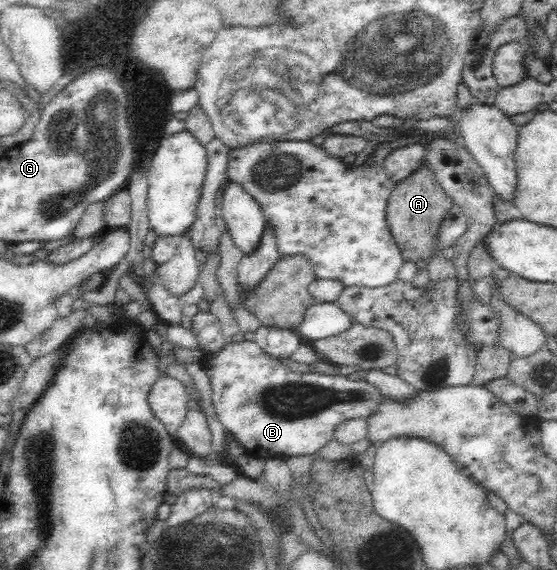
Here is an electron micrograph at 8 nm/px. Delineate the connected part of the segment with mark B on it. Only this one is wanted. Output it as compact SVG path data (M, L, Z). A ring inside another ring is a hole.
M255 340L227 344L216 352L205 353L204 358L201 358L199 363L204 368L204 371L206 371L207 379L211 385L211 406L213 406L213 411L217 421L222 423L223 429L226 432L230 432L230 436L233 437L233 440L239 442L239 445L243 447L244 453L249 458L285 457L287 459L293 456L315 453L316 451L319 451L321 447L325 447L325 445L333 439L333 433L335 433L337 425L342 421L356 417L371 417L371 415L375 415L375 413L379 411L386 401L384 394L381 393L376 385L367 382L367 380L351 380L349 379L349 376L341 374L329 375L317 371L302 374L295 373L291 367L283 362L282 357L277 357L263 351L263 348Z

